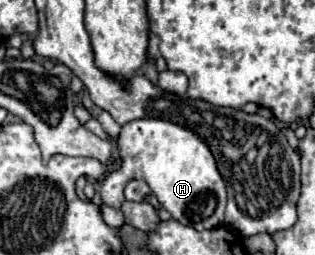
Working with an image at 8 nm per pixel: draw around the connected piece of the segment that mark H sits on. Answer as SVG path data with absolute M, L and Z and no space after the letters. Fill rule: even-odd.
M158 118L132 120L128 124L124 124L122 130L120 130L118 152L122 156L120 170L112 172L100 186L100 196L102 196L104 204L108 204L112 208L120 208L124 186L130 180L140 178L140 180L144 180L150 186L150 190L158 198L158 202L180 224L192 226L196 230L210 230L210 228L218 228L218 226L224 224L224 208L226 208L226 186L224 186L224 180L222 180L222 176L220 176L220 172L216 168L216 160L214 160L212 152L208 150L208 146L192 130L182 128L178 124L172 124L168 120L158 120Z

